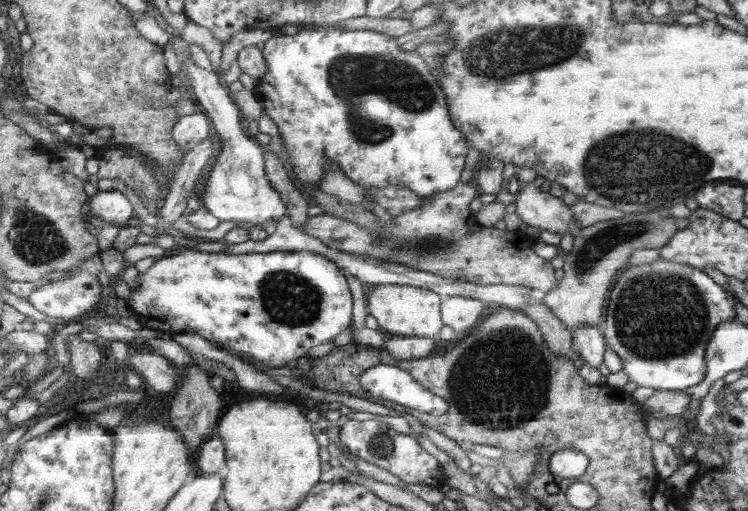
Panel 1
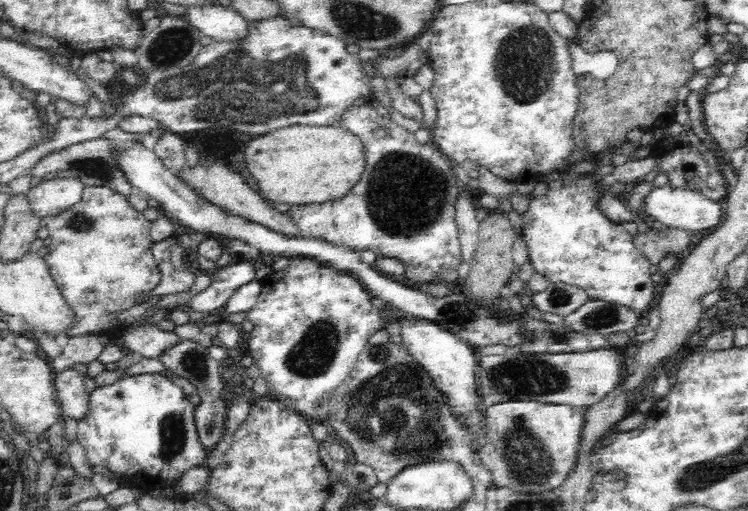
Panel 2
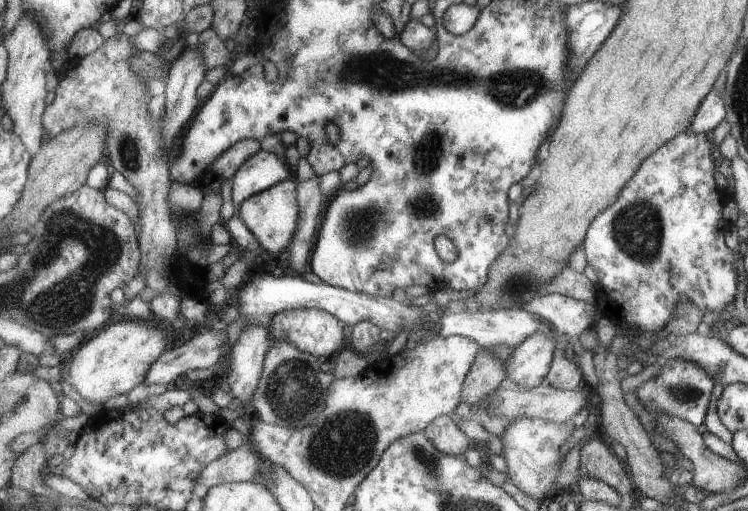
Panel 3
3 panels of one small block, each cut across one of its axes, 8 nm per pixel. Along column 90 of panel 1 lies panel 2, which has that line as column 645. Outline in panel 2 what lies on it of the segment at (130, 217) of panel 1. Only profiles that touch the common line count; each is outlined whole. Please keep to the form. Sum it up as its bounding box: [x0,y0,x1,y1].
[644,184,726,232]

